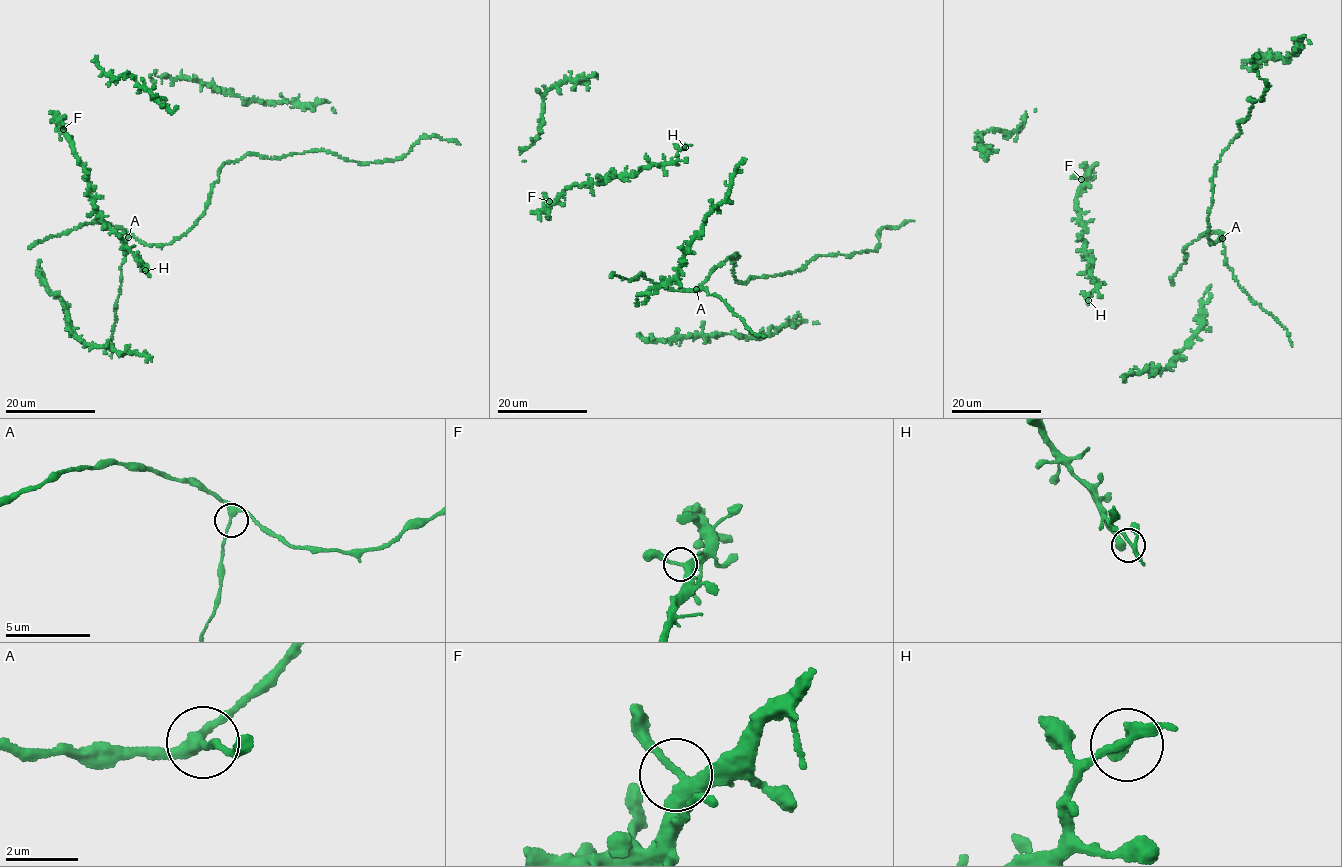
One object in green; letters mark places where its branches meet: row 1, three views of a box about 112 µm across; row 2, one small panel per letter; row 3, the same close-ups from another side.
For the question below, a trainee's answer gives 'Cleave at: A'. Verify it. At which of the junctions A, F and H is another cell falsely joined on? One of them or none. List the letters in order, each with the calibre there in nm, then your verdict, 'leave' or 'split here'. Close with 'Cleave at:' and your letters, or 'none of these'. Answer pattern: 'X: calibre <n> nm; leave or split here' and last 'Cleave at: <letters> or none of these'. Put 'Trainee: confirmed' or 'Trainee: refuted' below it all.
A: calibre 260 nm; leave
F: calibre 300 nm; leave
H: calibre 220 nm; leave
Cleave at: none of these
Trainee: refuted

